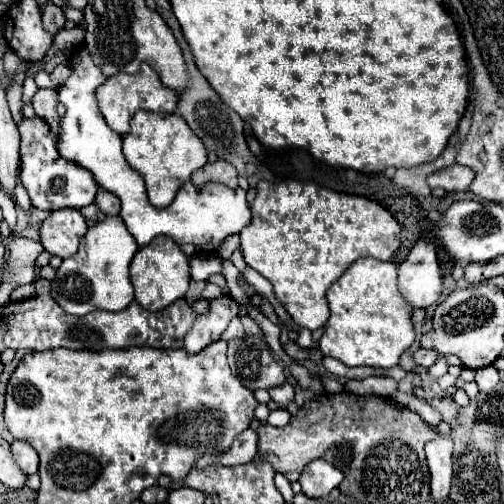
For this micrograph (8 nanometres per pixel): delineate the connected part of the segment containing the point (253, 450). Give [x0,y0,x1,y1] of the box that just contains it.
[196,429,260,467]

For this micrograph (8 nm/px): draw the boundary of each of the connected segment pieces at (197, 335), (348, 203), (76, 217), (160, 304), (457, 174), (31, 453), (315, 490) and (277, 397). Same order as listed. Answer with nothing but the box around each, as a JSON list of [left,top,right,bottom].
[[184,297,238,353],[240,179,400,331],[40,209,86,259],[130,237,190,311],[428,165,474,191],[12,441,38,475],[300,461,344,499],[268,383,294,405]]

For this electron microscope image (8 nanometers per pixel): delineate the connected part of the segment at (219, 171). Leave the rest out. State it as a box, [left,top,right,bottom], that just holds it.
[192,161,238,187]

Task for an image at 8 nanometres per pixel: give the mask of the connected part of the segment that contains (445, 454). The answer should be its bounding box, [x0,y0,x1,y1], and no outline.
[426,437,452,501]

